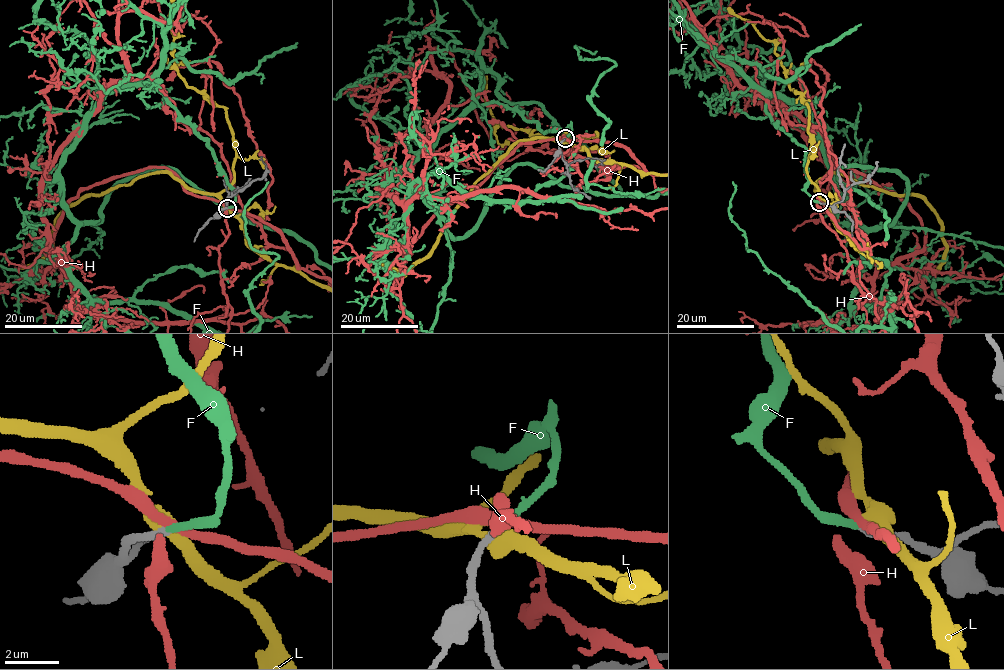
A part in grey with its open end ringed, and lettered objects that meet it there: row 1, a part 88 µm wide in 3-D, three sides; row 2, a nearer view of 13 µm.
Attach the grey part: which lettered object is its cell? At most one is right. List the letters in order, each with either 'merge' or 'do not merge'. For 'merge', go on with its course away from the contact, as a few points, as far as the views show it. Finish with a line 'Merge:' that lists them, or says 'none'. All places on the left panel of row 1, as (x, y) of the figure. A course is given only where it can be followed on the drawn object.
F: merge; course (226, 208), (206, 139), (147, 86), (109, 91), (59, 168), (66, 208), (100, 237), (24, 289), (44, 280)
H: do not merge
L: do not merge
Merge: F

